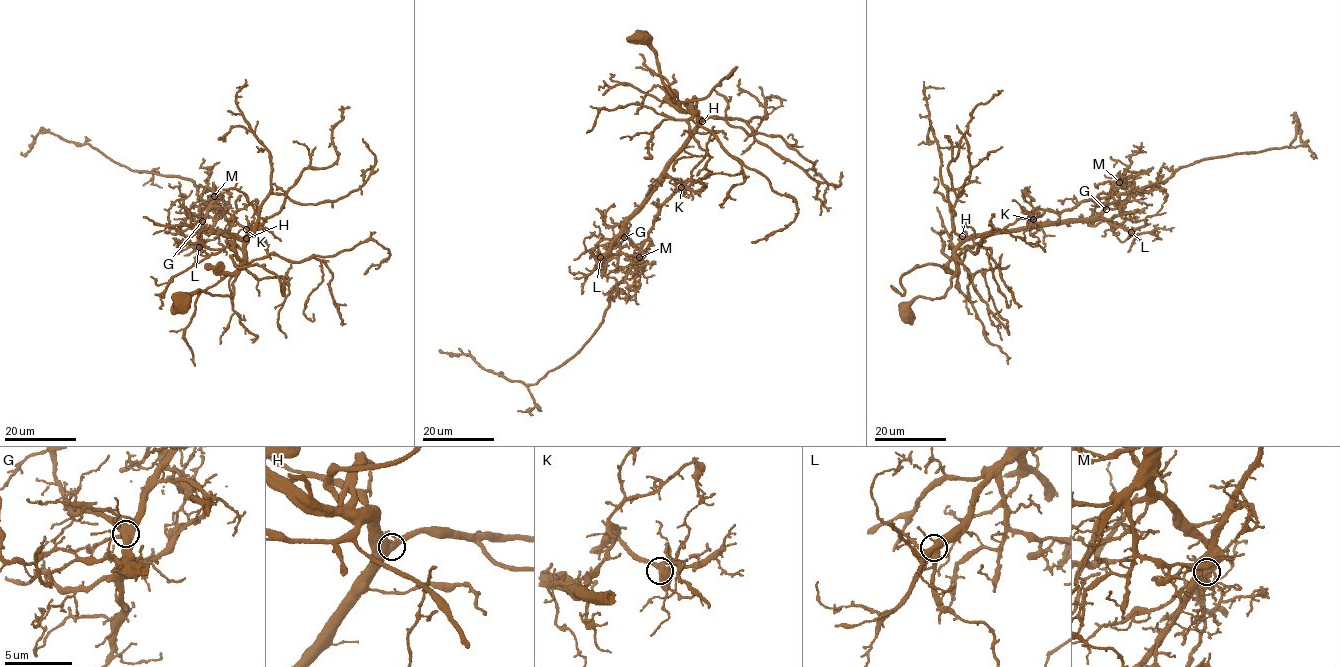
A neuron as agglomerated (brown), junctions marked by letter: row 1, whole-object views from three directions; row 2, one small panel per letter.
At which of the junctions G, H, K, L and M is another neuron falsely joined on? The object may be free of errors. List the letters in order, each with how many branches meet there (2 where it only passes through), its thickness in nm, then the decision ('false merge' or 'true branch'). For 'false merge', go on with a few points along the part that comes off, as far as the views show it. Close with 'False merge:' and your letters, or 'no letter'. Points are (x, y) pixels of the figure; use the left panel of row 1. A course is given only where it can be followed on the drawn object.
G: 5 | 500 nm | true branch
H: 3 | 440 nm | true branch
K: 4 | 400 nm | true branch
L: 4 | 440 nm | true branch
M: 5 | 480 nm | false merge | (214, 196), (216, 209), (200, 200), (190, 180), (131, 171), (89, 144), (49, 132), (21, 152)
False merge: M

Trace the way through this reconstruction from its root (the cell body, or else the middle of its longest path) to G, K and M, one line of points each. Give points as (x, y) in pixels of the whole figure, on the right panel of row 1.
G: (905, 312), (901, 312), (918, 297), (943, 297), (955, 273), (955, 250), (967, 240), (1086, 221), (1106, 209)
K: (905, 312), (901, 312), (918, 297), (943, 297), (957, 261), (962, 260), (963, 248), (1021, 218), (1033, 219)
M: (905, 312), (918, 297), (943, 297), (955, 273), (955, 250), (964, 242), (1086, 221), (1103, 209), (1119, 182)

